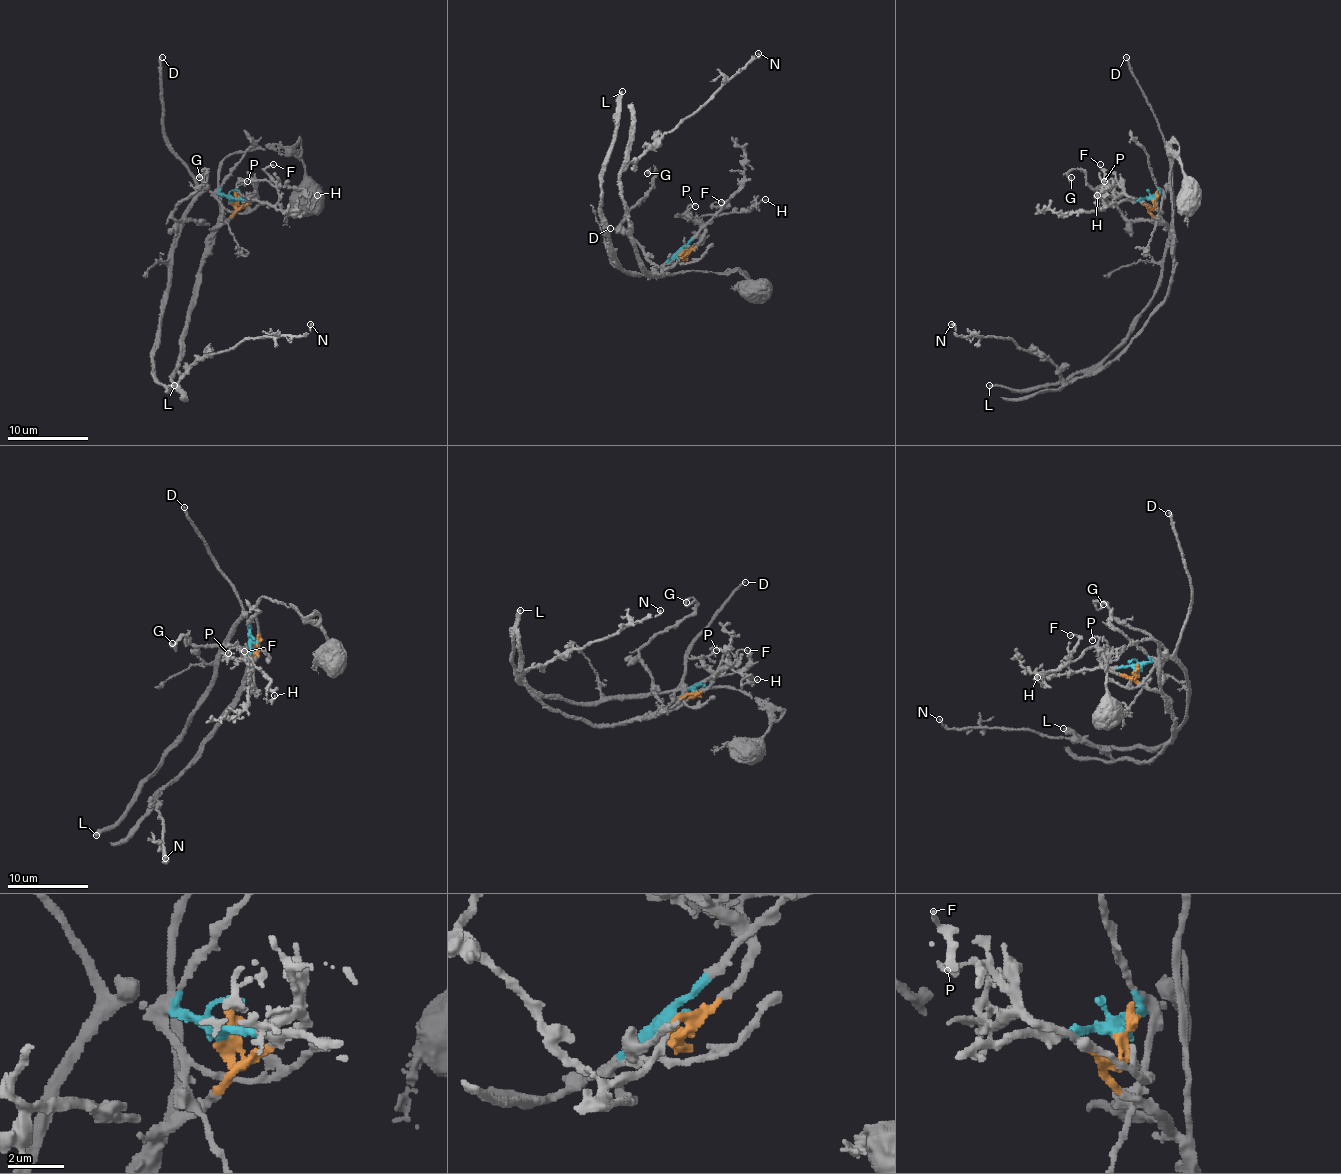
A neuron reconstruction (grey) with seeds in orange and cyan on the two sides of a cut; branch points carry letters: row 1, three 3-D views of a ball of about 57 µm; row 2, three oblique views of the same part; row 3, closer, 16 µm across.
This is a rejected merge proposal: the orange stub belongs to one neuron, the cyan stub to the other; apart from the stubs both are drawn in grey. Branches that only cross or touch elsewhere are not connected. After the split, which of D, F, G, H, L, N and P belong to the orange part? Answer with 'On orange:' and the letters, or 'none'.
On orange: G, H, N, P

